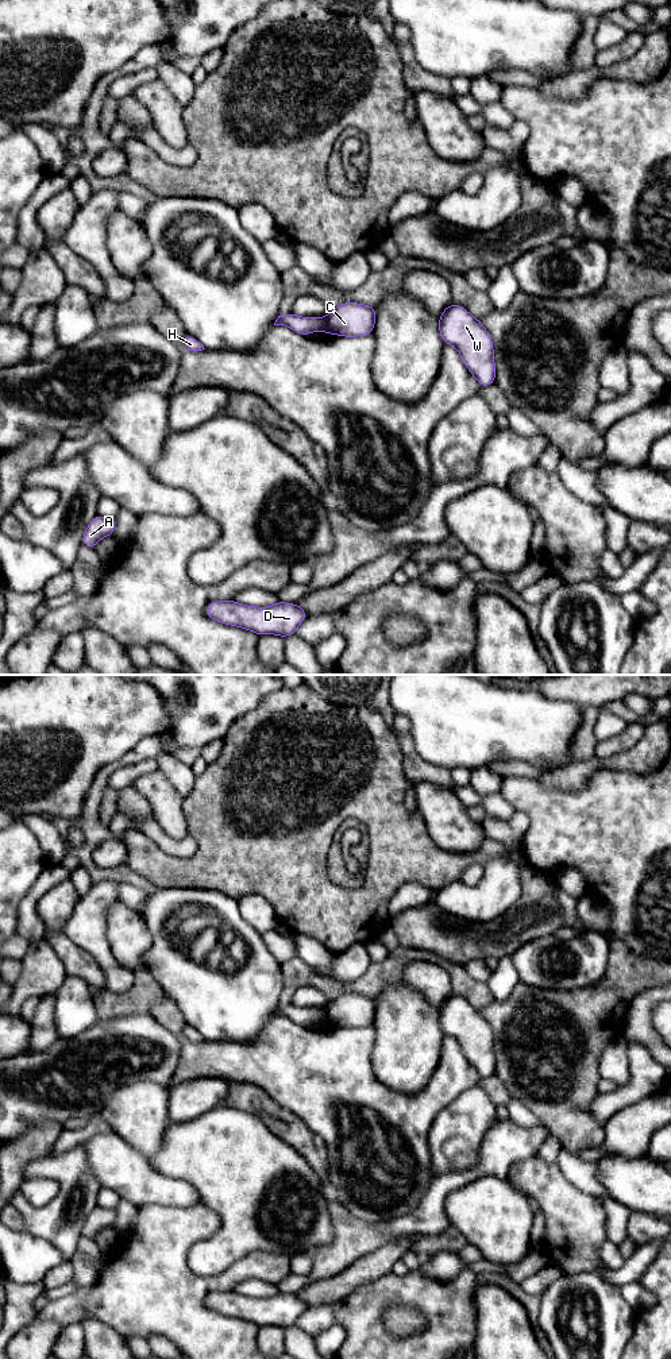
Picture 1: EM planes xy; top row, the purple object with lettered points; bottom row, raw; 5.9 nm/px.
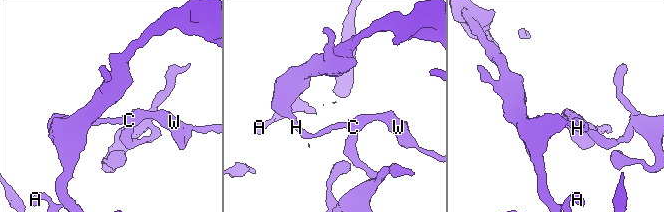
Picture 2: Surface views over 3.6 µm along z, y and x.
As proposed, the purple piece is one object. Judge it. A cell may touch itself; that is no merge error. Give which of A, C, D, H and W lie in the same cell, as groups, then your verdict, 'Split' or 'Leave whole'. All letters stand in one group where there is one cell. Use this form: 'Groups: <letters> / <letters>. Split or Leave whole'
Groups: A D H / C W. Split

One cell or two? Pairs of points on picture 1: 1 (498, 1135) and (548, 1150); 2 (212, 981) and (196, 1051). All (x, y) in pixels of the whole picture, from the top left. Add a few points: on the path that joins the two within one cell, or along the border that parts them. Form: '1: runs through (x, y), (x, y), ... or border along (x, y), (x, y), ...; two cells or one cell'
1: border along (550, 1134), (536, 1153); two cells
2: border along (205, 1039), (238, 1041); two cells

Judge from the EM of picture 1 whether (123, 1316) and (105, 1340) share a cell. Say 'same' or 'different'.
different

